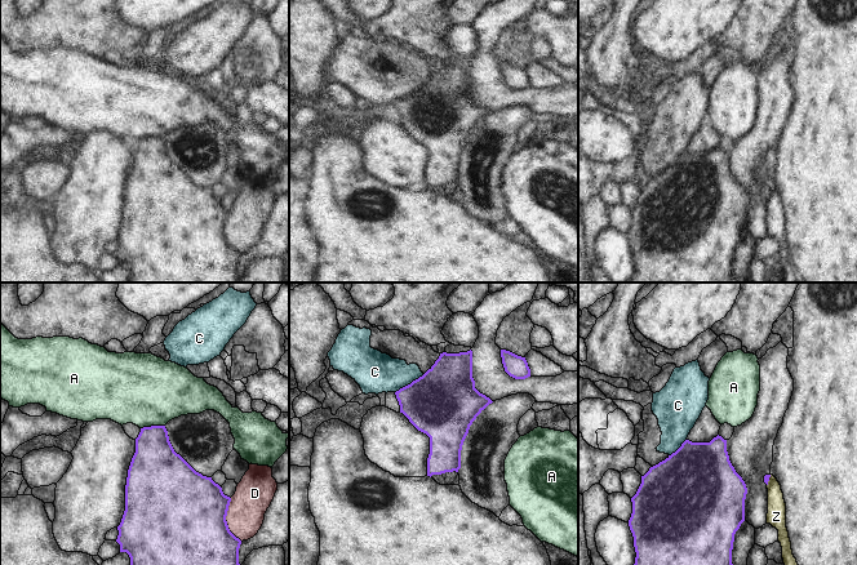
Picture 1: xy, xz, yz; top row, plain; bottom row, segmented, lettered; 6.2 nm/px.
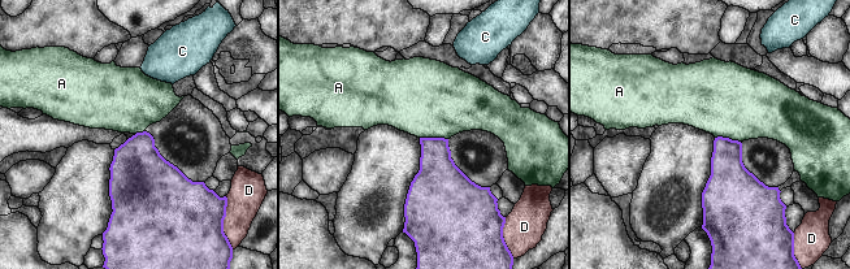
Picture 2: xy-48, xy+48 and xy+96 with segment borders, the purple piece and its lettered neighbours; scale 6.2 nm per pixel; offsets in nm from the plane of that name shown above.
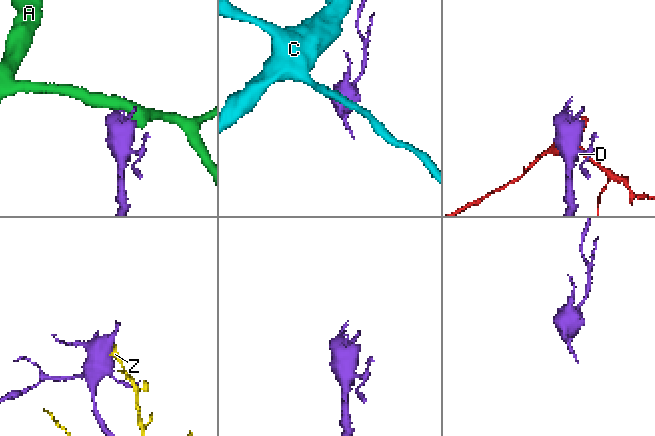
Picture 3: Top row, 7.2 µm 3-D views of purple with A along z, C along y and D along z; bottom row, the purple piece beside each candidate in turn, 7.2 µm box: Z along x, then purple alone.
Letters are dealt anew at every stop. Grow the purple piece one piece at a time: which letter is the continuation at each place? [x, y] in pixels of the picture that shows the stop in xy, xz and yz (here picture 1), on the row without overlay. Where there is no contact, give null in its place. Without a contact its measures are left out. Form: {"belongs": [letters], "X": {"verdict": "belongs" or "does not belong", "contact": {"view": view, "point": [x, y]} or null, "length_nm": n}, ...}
{"belongs": [], "A": {"verdict": "does not belong", "contact": {"view": "xy", "point": [152, 137]}, "length_nm": 150}, "C": {"verdict": "does not belong", "contact": {"view": "xz", "point": [411, 94]}, "length_nm": 220}, "D": {"verdict": "does not belong", "contact": {"view": "xy", "point": [225, 231]}, "length_nm": 280}, "Z": {"verdict": "does not belong", "contact": {"view": "yz", "point": [768, 191]}, "length_nm": 80}}

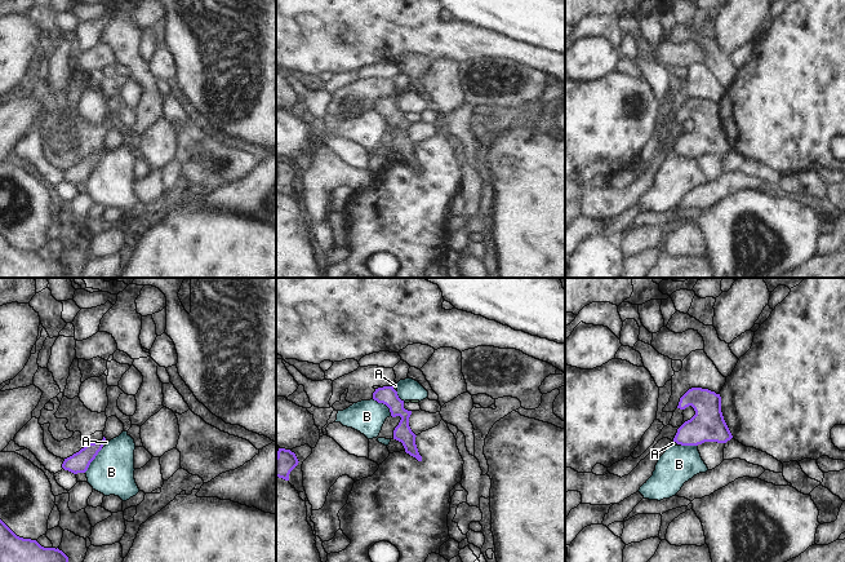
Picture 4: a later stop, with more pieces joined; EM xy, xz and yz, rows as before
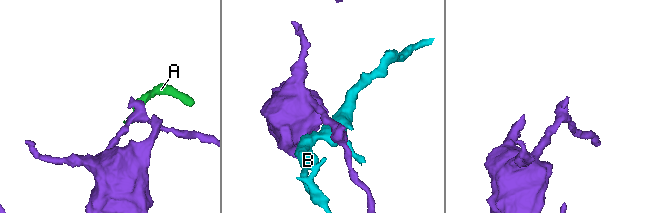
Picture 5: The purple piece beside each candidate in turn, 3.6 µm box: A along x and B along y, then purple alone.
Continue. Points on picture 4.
{"belongs": [], "A": {"verdict": "does not belong", "contact": {"view": "yz", "point": [677, 154]}, "length_nm": 70}, "B": {"verdict": "does not belong", "contact": {"view": "xy", "point": [93, 169]}, "length_nm": 190}}

